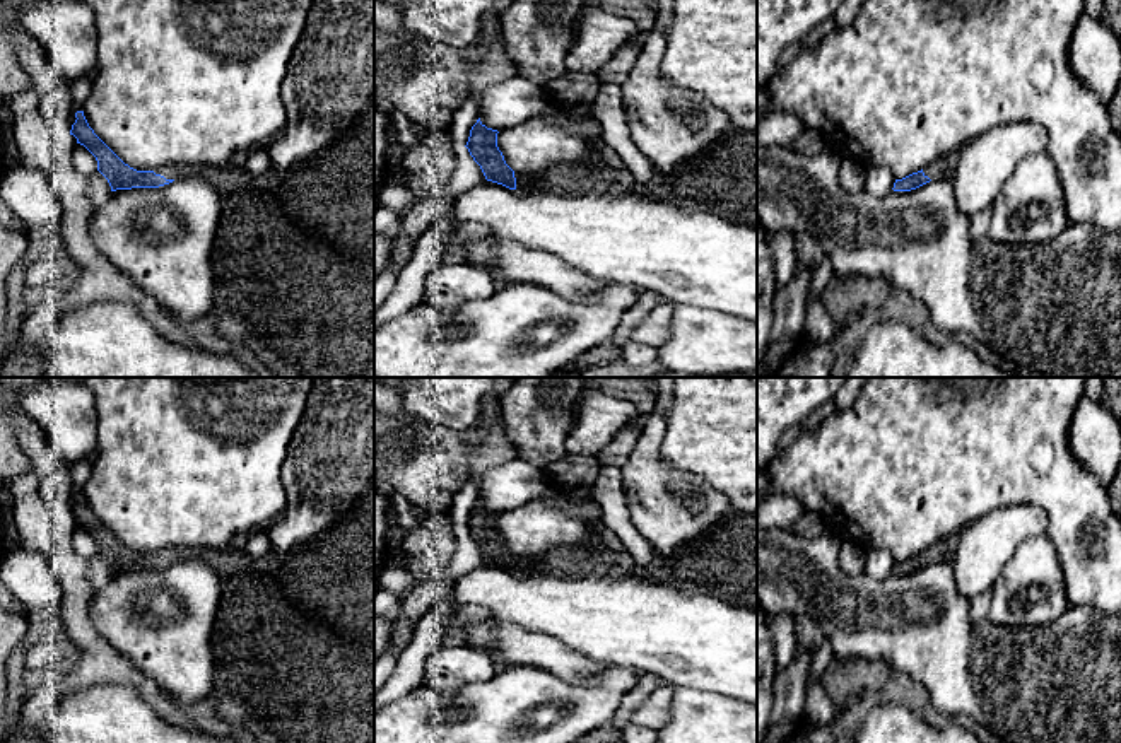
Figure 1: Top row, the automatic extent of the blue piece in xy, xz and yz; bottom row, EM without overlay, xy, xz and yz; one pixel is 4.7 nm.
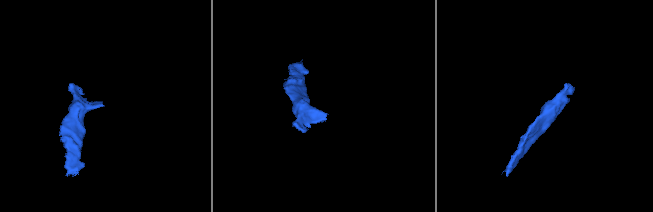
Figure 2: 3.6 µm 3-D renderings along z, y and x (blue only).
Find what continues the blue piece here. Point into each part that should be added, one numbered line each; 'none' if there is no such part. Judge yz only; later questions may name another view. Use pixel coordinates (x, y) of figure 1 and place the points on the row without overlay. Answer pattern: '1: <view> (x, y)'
1: yz (944, 550)

